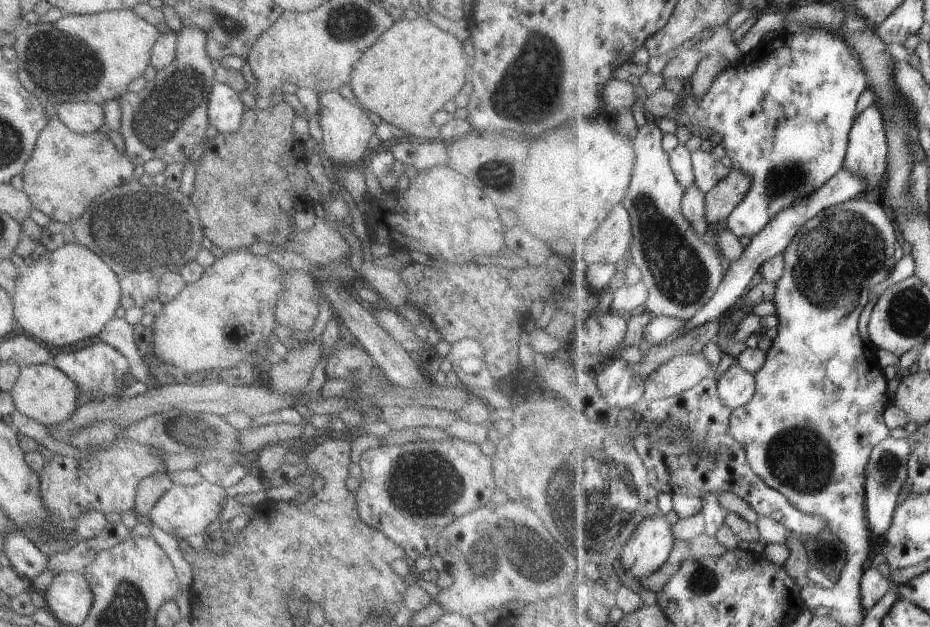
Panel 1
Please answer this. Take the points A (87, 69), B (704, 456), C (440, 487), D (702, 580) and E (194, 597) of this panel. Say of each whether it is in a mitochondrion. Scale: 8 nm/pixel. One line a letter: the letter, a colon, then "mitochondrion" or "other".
A: mitochondrion
B: mitochondrion
C: mitochondrion
D: mitochondrion
E: other

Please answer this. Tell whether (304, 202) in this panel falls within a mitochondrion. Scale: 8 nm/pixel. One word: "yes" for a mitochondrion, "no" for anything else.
no

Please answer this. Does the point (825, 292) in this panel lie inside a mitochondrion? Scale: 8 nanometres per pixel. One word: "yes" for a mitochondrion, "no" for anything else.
yes

